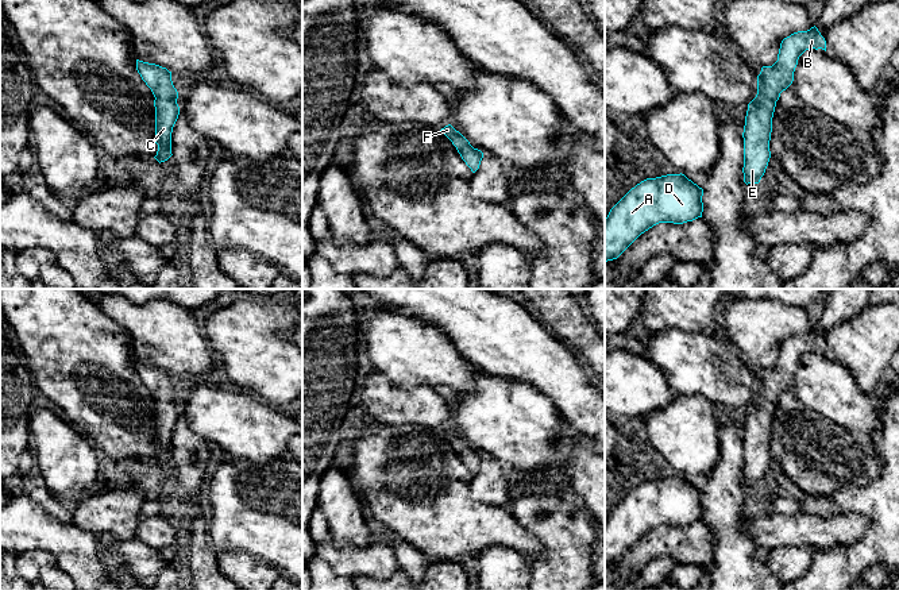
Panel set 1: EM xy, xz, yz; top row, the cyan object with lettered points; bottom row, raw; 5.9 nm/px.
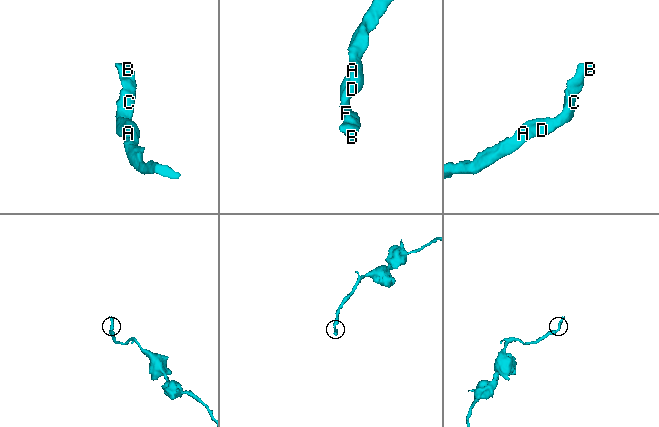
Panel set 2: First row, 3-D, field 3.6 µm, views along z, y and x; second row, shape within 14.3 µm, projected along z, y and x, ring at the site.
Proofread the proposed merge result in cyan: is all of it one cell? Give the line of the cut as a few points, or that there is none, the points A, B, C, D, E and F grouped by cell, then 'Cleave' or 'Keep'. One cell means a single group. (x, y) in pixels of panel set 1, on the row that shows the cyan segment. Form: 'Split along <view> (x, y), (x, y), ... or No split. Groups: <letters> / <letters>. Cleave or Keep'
No split. Groups: A B C D E F. Keep

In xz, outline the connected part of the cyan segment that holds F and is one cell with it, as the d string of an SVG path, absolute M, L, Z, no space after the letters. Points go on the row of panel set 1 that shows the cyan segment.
M451 124L445 126L440 131L452 142L462 159L471 169L471 171L475 173L479 169L483 153L478 149L474 149L470 142Z

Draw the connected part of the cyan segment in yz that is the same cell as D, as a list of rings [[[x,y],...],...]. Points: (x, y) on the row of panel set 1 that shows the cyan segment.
[[[684,174],[647,178],[632,188],[605,219],[605,262],[617,259],[641,234],[659,223],[683,224],[702,217],[703,189]]]

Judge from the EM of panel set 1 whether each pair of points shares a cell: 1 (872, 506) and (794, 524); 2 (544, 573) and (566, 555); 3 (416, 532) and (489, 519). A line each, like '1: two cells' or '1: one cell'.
1: two cells
2: one cell
3: one cell

